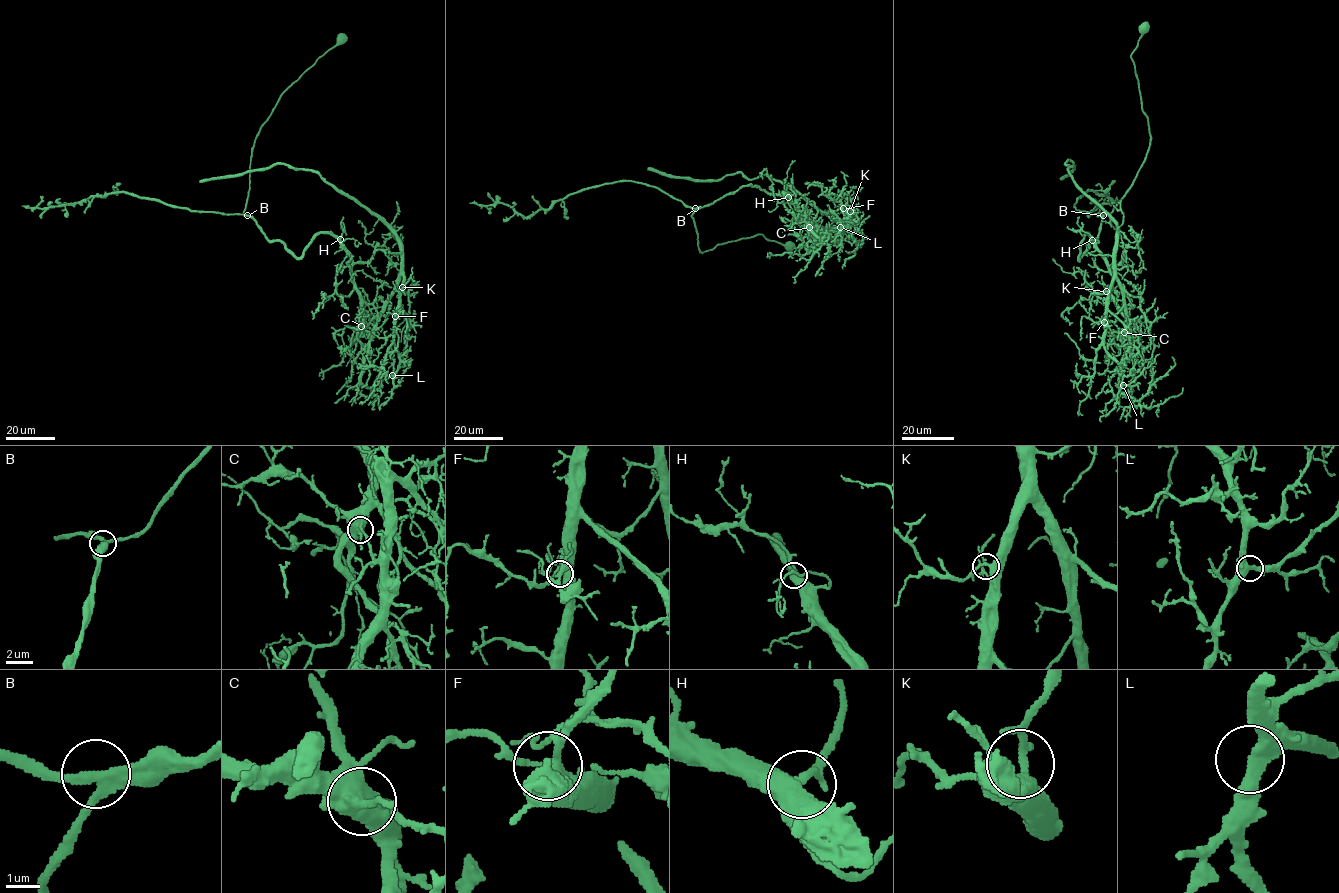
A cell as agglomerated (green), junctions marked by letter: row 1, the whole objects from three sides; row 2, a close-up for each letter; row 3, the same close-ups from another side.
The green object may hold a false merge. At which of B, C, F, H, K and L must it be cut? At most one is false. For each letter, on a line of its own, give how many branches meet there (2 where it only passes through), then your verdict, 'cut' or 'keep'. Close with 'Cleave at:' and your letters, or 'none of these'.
B: 3 branches meet; keep
C: 3 branches meet; cut
F: 3 branches meet; keep
H: 3 branches meet; keep
K: 3 branches meet; keep
L: 3 branches meet; keep
Cleave at: C

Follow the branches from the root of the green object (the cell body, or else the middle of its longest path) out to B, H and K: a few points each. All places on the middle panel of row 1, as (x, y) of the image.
B: (789, 246), (758, 234), (719, 244), (702, 252), (698, 249), (691, 216), (695, 208)
H: (789, 246), (758, 234), (702, 252), (691, 216), (696, 209), (745, 185), (788, 197)
K: (789, 246), (758, 234), (702, 252), (691, 215), (745, 185), (783, 195), (823, 228), (849, 230), (850, 211)

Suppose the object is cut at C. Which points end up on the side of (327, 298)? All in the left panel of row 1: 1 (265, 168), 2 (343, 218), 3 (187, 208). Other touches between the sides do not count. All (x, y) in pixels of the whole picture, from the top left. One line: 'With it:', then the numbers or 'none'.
With it: 2, 3

